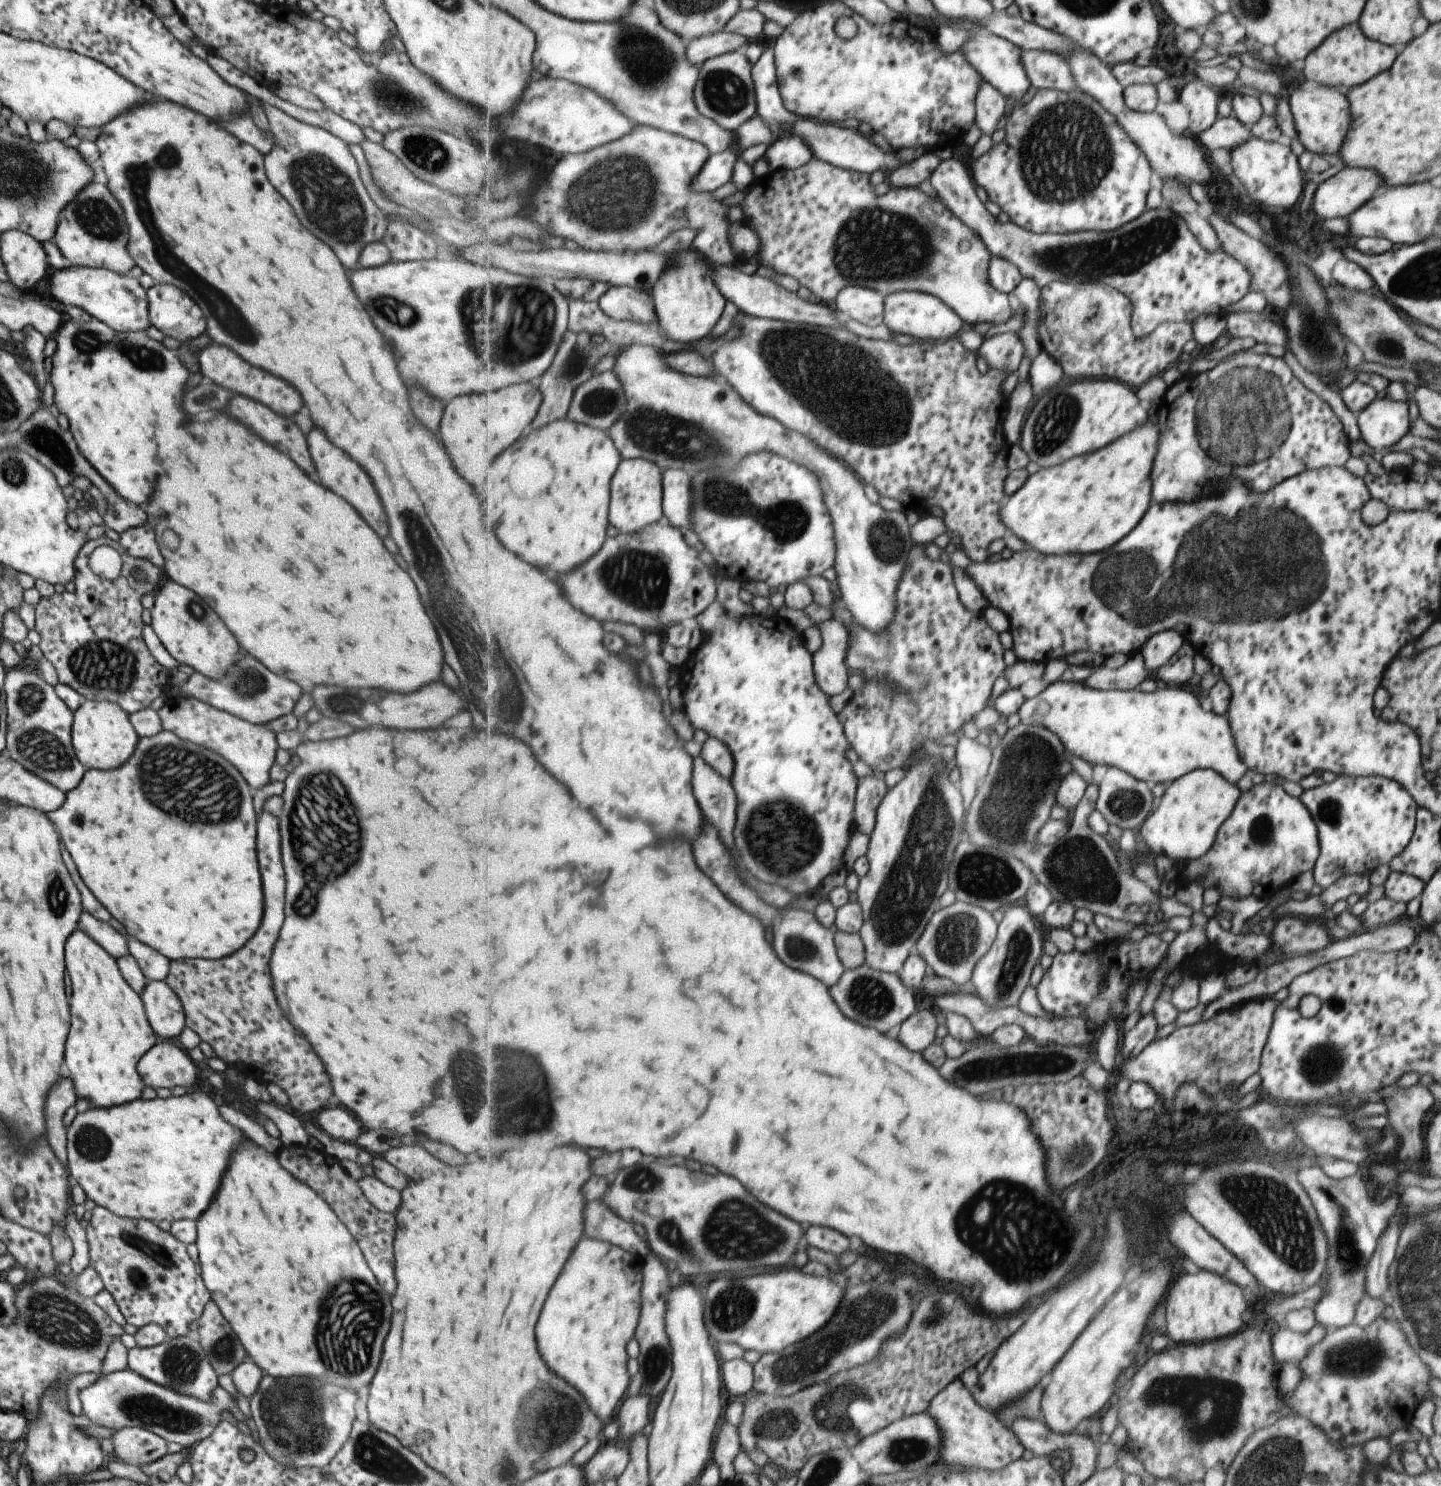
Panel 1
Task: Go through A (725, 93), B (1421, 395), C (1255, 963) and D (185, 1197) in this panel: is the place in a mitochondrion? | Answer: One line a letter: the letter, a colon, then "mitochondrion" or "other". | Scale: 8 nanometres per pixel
A: mitochondrion
B: other
C: other
D: mitochondrion

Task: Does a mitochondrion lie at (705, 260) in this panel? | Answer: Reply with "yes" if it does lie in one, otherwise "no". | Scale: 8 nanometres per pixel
no

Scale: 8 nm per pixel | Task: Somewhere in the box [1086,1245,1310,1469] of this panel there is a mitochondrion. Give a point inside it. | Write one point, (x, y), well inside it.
(1185, 1395)

